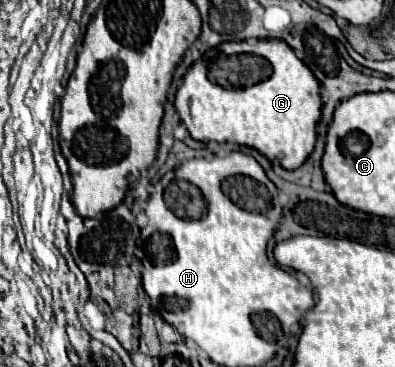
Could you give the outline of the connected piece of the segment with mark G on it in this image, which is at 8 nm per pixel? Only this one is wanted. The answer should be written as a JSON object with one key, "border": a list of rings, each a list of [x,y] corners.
{"border":[[[280,39],[260,41],[232,41],[204,53],[184,75],[176,91],[174,107],[186,125],[192,139],[208,143],[234,143],[260,151],[272,165],[284,169],[298,169],[314,149],[316,123],[320,119],[320,83],[312,71],[294,55],[294,51]]]}

